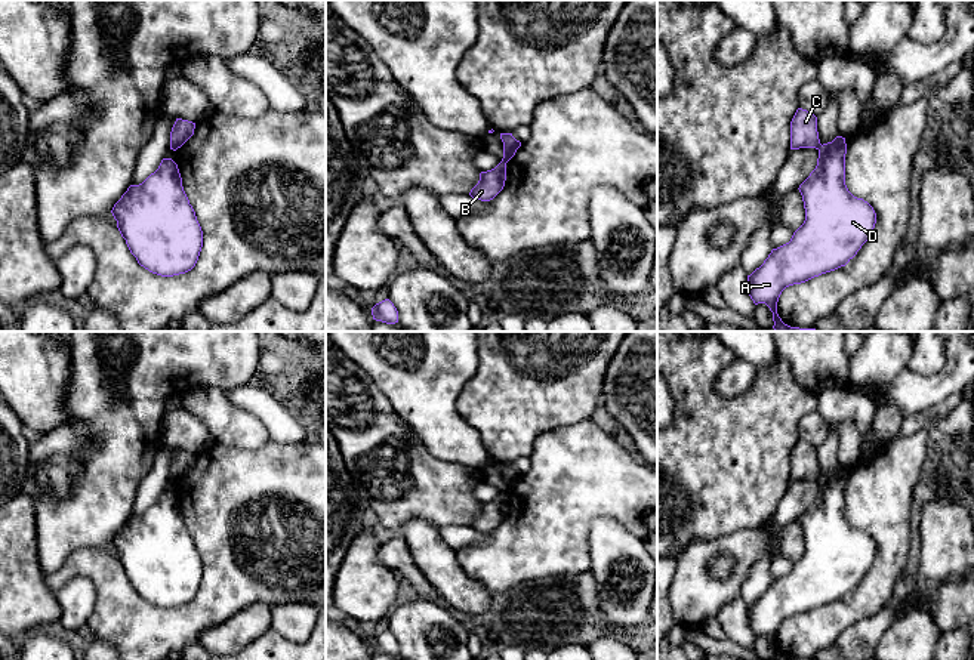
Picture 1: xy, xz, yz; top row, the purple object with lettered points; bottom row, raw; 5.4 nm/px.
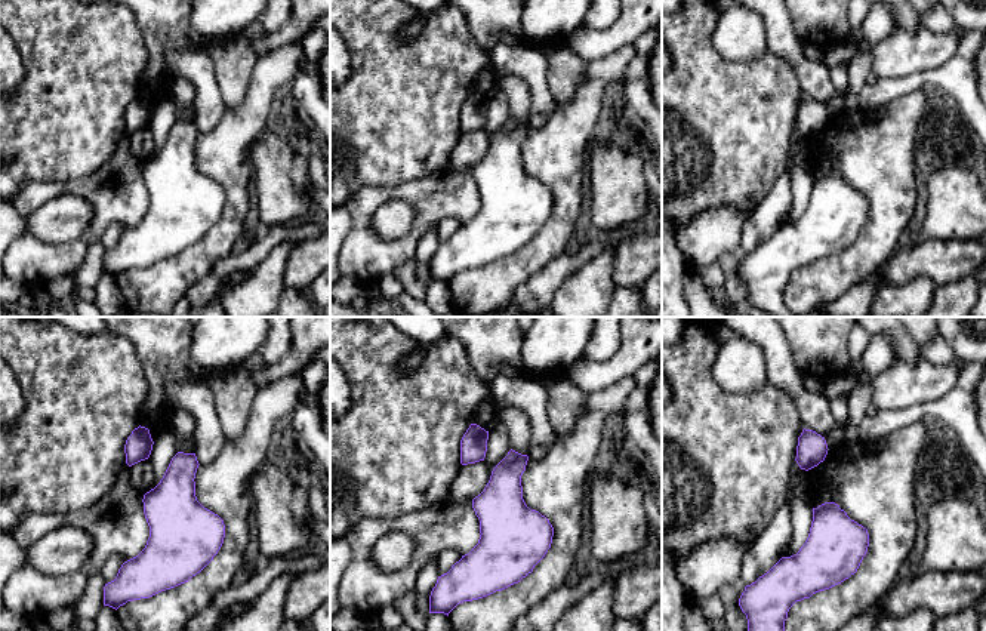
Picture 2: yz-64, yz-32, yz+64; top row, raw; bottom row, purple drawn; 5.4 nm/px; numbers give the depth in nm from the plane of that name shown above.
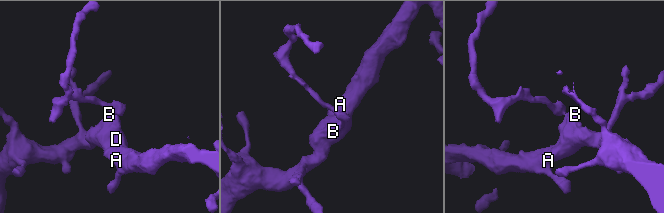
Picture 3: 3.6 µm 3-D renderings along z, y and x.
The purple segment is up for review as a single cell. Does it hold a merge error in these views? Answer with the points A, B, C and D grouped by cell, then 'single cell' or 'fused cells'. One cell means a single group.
A B D / C; fused cells

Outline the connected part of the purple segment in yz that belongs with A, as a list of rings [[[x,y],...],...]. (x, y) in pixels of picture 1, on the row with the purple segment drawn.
[[[836,136],[819,148],[816,169],[799,185],[805,220],[793,232],[789,243],[773,249],[764,263],[748,275],[748,293],[755,305],[765,303],[773,312],[776,331],[817,331],[816,329],[790,327],[777,314],[782,292],[793,284],[805,283],[822,274],[845,266],[870,238],[876,213],[863,198],[854,197],[845,185],[845,138]]]

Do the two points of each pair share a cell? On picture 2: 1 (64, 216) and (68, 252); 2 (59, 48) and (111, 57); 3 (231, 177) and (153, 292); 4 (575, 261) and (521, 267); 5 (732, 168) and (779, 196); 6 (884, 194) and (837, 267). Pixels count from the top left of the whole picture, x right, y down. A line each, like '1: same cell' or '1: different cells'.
1: different cells
2: same cell
3: same cell
4: different cells
5: different cells
6: same cell

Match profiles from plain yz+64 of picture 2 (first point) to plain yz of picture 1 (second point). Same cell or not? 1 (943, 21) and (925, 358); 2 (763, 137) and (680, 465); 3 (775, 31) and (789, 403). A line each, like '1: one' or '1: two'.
1: one
2: one
3: two

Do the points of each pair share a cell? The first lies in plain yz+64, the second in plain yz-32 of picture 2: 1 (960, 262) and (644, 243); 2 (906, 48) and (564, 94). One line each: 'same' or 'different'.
1: same
2: different

